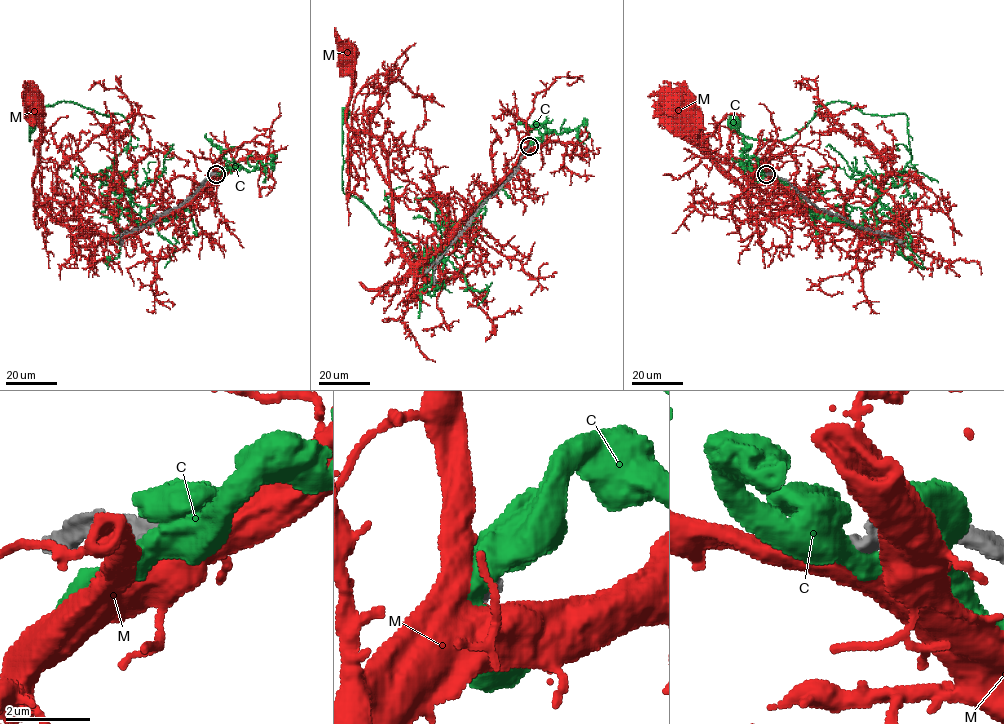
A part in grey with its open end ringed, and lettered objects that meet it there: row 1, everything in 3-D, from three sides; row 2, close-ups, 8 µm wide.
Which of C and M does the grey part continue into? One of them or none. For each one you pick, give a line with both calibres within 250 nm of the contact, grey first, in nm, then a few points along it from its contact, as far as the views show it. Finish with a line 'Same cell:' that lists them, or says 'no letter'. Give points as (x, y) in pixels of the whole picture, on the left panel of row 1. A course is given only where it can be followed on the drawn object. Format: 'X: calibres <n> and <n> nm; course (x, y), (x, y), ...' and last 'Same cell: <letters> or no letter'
Same cell: no letter

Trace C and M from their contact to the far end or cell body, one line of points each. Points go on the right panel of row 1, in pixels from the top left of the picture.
C: (766, 174), (817, 218), (861, 226), (901, 183), (907, 117), (830, 101), (777, 141), (733, 123)
M: (768, 174), (814, 210), (882, 235), (808, 212), (755, 218), (746, 193), (675, 107)

